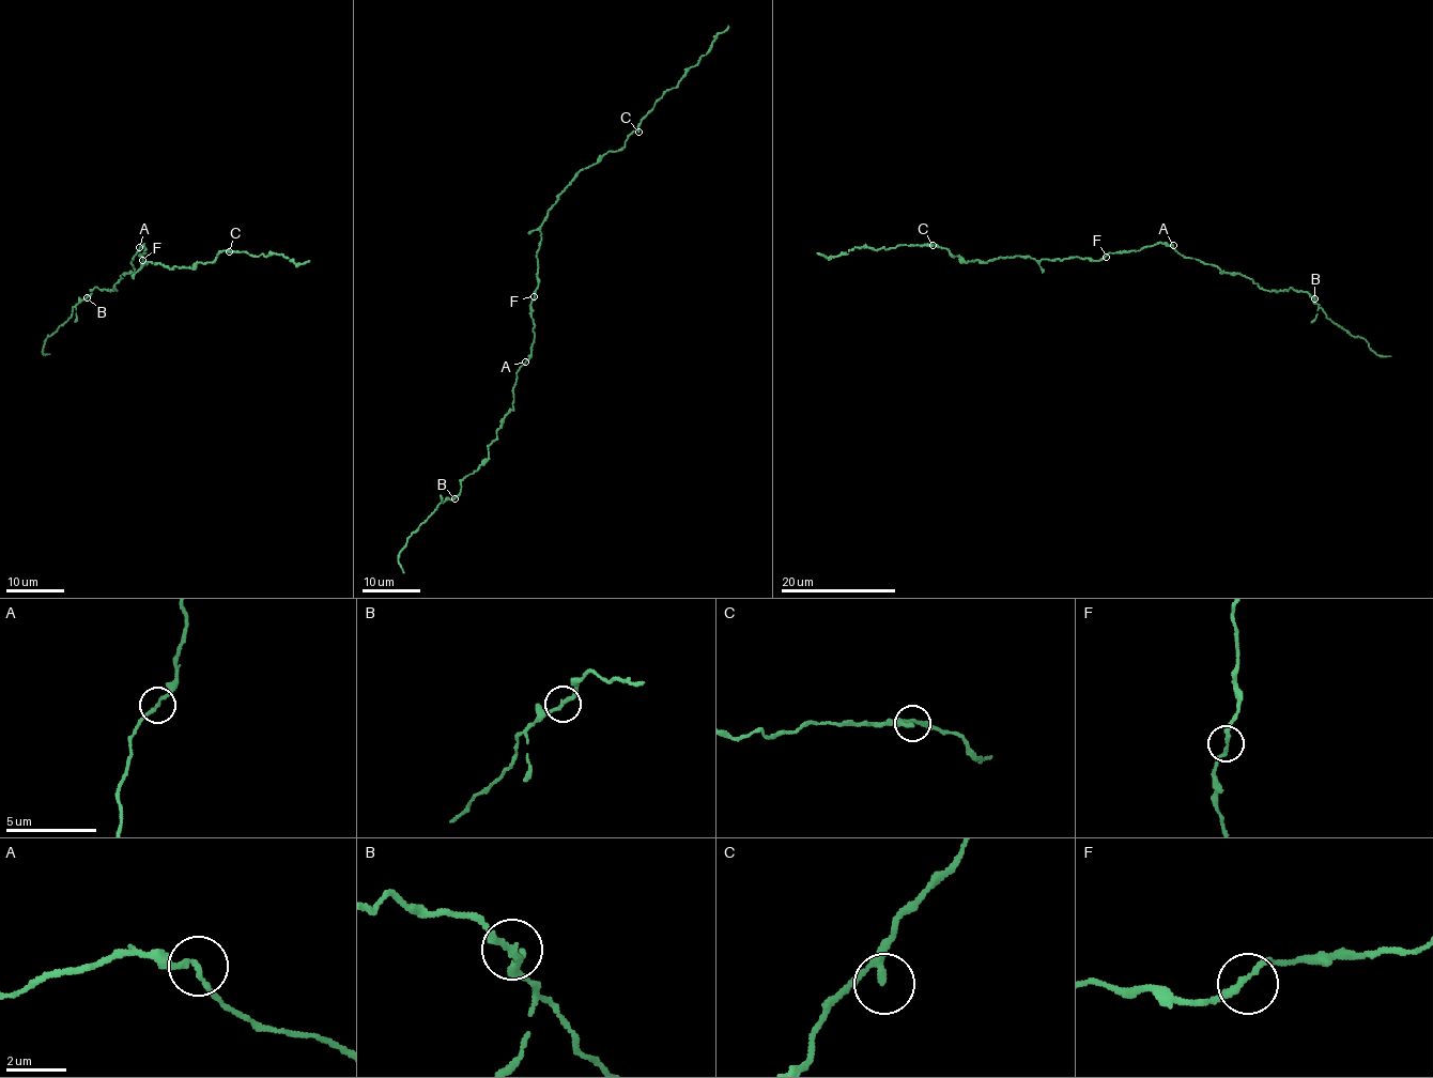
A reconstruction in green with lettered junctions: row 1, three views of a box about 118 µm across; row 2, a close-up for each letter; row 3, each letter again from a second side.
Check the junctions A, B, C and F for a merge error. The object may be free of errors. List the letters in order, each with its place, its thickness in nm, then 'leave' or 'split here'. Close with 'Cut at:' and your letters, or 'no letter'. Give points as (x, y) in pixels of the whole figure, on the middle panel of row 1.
A: (525, 362) | 170 nm | leave
B: (455, 498) | 190 nm | leave
C: (638, 132) | 190 nm | leave
F: (534, 296) | 190 nm | leave
Cut at: no letter

